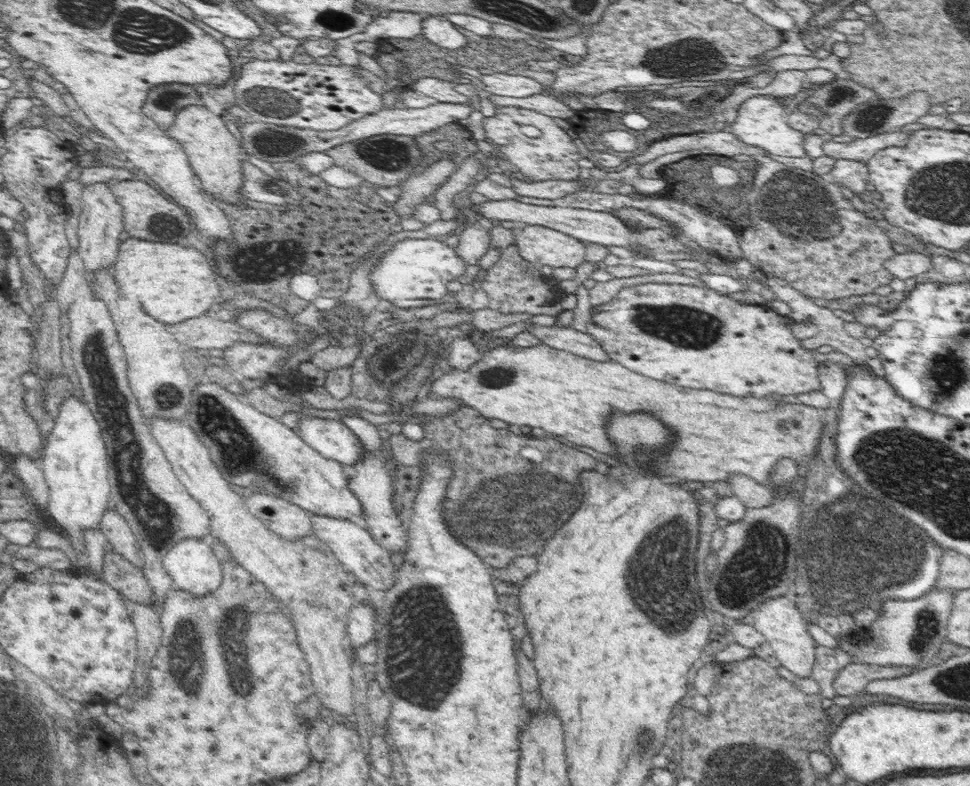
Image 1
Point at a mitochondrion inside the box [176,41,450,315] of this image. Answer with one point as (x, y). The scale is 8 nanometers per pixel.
(269, 98)

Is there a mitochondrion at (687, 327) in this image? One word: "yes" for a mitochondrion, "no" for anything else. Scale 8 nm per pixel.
yes

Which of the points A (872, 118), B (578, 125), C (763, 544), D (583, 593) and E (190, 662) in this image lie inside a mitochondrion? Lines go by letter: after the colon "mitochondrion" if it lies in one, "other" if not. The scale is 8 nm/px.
A: mitochondrion
B: other
C: mitochondrion
D: other
E: mitochondrion

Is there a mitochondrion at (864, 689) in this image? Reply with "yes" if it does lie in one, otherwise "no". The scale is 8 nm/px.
no

